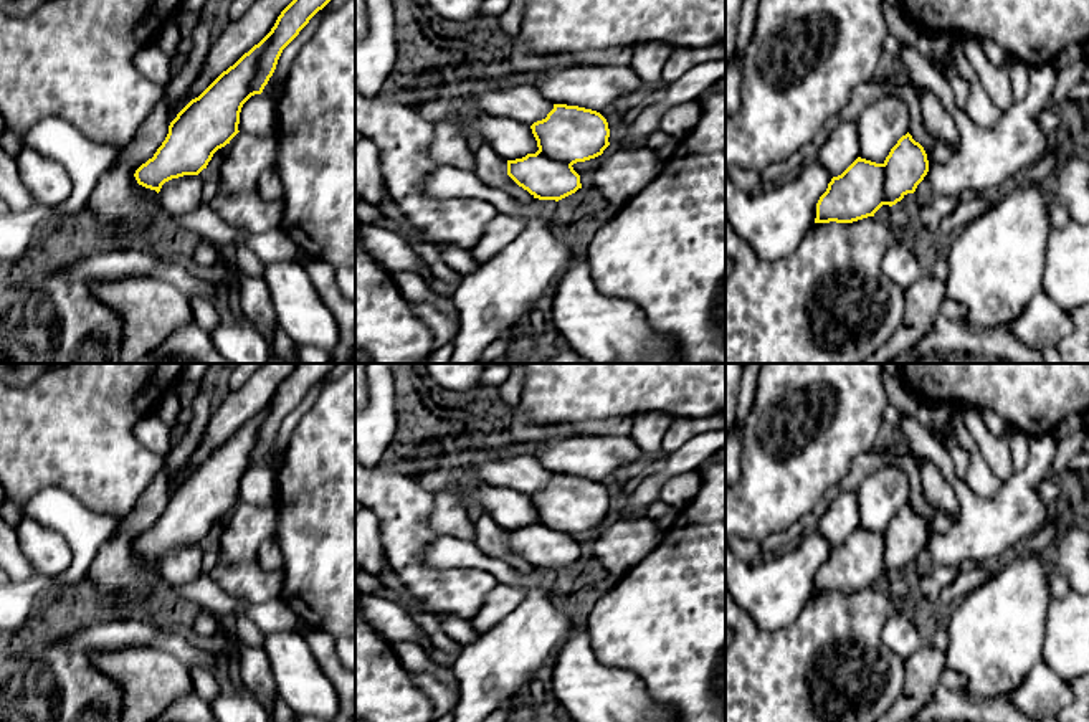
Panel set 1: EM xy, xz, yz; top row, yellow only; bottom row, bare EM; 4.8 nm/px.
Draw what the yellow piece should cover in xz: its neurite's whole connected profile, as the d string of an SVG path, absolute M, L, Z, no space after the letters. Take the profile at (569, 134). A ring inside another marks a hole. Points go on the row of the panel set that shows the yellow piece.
M554 104L545 119L530 126L539 150L504 160L484 142L476 152L476 175L516 203L562 200L582 188L573 164L595 159L610 145L606 119L592 109Z

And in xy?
M292 0L271 31L174 121L165 104L157 102L86 202L97 228L106 233L124 220L155 226L164 215L157 205L162 185L183 175L198 175L213 154L230 144L240 132L243 104L263 93L283 50L329 2Z

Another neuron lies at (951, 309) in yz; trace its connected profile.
M944 297L944 302L940 306L940 316L947 317L952 322L965 322L965 307L950 297Z

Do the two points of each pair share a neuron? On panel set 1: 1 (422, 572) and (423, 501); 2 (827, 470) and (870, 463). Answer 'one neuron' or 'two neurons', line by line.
1: one neuron
2: two neurons

